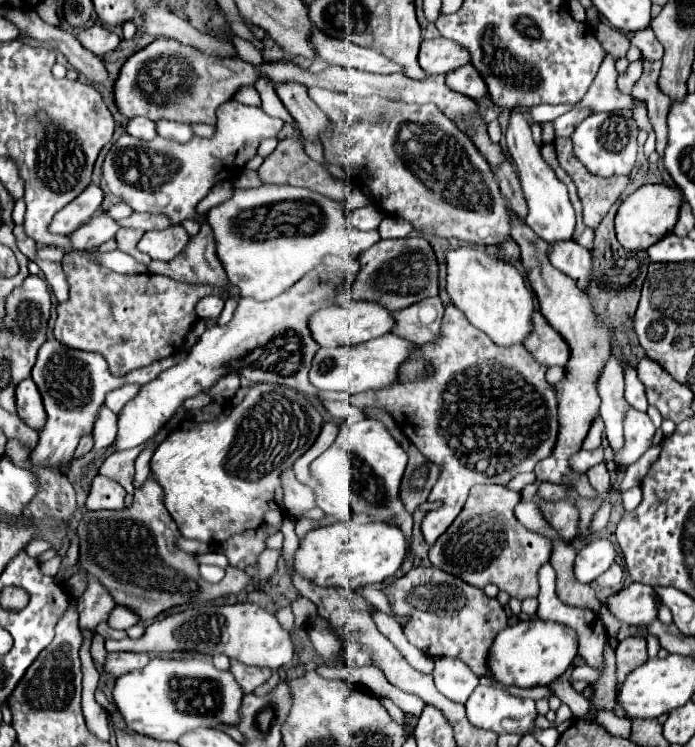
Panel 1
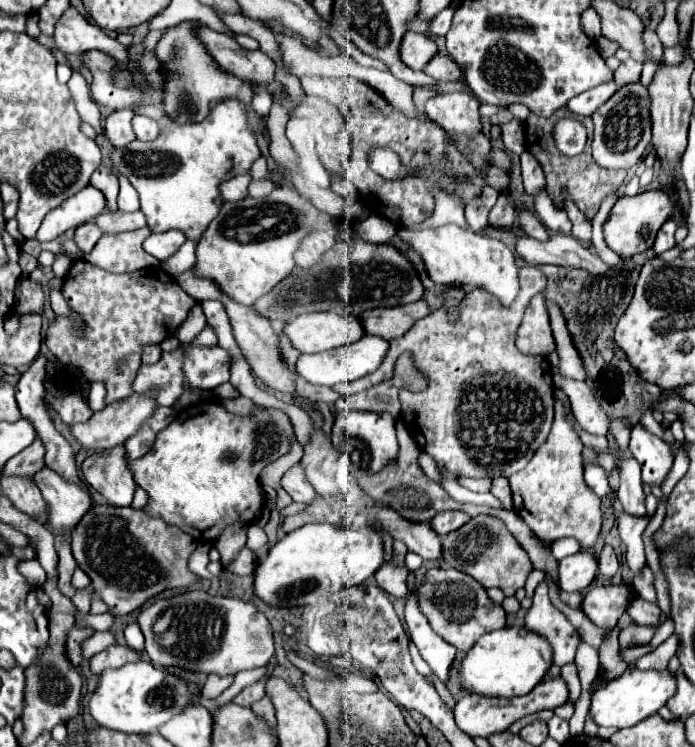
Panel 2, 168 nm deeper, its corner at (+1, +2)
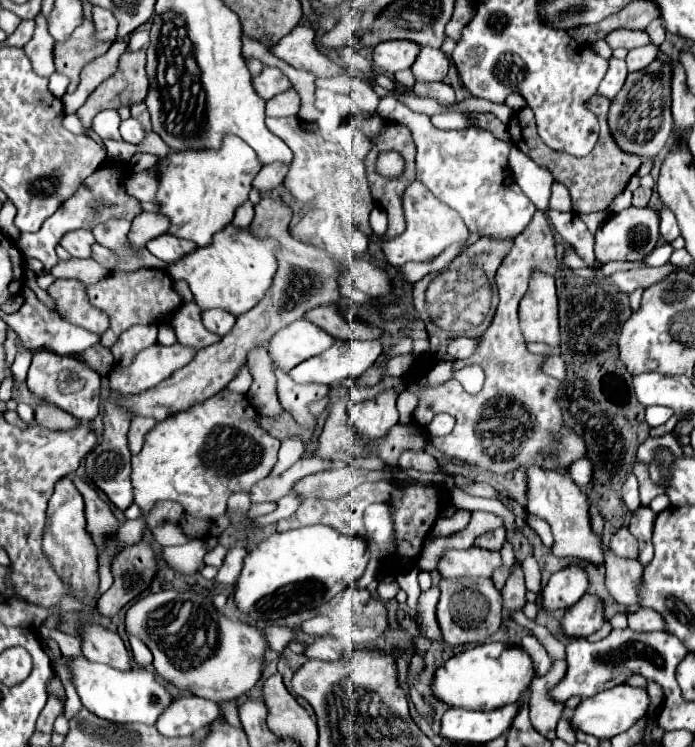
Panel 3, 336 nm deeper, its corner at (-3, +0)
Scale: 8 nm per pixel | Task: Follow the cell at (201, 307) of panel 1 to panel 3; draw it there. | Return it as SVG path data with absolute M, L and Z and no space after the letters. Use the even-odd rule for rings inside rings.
M219 308L217 310L207 310L207 312L203 312L203 324L209 332L225 336L235 324L235 316L225 312L225 310L219 310Z

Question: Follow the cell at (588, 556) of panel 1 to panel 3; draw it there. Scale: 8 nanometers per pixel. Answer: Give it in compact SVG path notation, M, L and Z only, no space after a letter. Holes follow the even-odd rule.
M567 566L555 572L541 590L539 602L545 612L555 612L573 606L587 590L587 574L577 566Z

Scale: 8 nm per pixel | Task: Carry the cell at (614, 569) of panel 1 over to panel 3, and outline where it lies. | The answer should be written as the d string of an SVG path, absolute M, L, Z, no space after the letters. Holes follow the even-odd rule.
M623 526L619 528L611 542L609 542L609 548L617 554L617 556L623 556L623 558L637 558L637 538L633 538L633 534L629 532L629 526Z

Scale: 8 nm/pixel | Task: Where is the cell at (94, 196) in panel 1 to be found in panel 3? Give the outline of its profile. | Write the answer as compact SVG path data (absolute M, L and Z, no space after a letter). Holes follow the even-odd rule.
M103 162L81 186L79 190L67 198L67 202L63 202L57 212L53 212L47 222L43 224L41 230L37 232L23 232L17 240L17 248L21 250L23 256L31 256L37 258L39 262L43 262L45 272L49 272L57 262L57 254L55 254L55 246L59 244L61 236L71 232L71 230L91 230L93 226L107 222L111 218L125 218L125 220L133 220L137 214L141 214L141 204L137 198L129 196L125 190L125 176L129 174L129 166L125 166L125 162Z

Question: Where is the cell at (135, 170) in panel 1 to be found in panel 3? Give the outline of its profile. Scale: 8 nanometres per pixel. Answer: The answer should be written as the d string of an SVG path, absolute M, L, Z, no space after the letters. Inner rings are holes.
M225 136L221 150L187 150L187 152L169 152L165 160L159 160L155 170L159 172L159 190L155 202L161 204L161 214L165 214L171 220L169 234L175 234L177 238L185 238L195 242L197 246L211 244L211 238L215 232L223 230L241 206L251 190L251 180L261 170L261 164L257 160L257 154L253 148L249 148L241 138L237 136Z

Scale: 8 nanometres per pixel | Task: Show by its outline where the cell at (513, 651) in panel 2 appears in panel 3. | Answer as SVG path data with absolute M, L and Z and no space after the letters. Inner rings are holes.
M487 642L475 648L467 648L441 664L431 678L431 692L435 700L447 706L465 710L493 710L517 702L523 690L529 688L533 676L535 672L531 658L519 646Z

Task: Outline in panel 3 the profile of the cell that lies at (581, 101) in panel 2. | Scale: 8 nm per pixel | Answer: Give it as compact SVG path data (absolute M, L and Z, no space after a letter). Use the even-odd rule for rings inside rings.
M609 58L609 70L599 86L599 96L605 96L609 100L615 98L615 94L621 90L621 86L625 84L627 78L627 66L625 60L617 60L617 58Z

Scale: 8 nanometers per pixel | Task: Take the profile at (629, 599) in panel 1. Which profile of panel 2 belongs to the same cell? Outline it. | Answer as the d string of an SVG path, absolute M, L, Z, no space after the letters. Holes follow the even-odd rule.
M621 582L613 586L595 586L583 598L581 610L603 628L615 628L617 620L627 612L627 604L631 598L631 586Z

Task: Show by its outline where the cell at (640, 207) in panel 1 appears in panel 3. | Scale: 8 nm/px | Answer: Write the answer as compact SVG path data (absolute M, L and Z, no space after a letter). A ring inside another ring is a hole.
M627 208L607 218L603 228L595 232L595 258L603 264L613 260L643 260L647 258L659 240L659 214L651 208Z

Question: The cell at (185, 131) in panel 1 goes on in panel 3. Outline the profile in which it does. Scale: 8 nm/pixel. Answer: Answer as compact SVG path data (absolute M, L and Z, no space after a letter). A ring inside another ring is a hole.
M133 118L123 120L119 132L121 132L121 138L123 138L125 142L129 142L129 144L141 144L143 138L145 138L141 124L139 124L137 120L133 120Z

